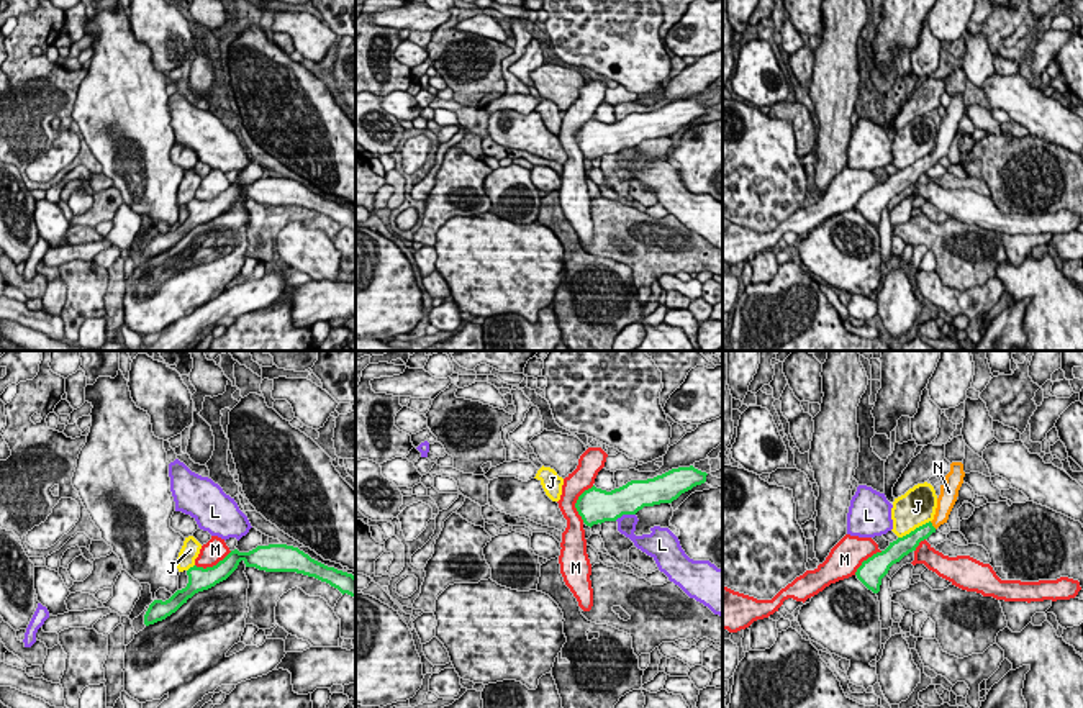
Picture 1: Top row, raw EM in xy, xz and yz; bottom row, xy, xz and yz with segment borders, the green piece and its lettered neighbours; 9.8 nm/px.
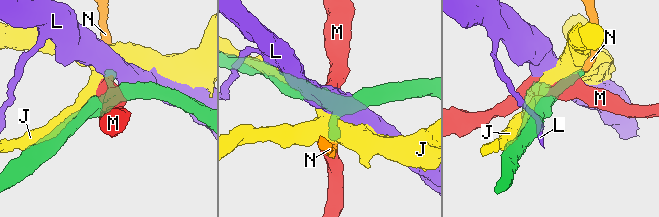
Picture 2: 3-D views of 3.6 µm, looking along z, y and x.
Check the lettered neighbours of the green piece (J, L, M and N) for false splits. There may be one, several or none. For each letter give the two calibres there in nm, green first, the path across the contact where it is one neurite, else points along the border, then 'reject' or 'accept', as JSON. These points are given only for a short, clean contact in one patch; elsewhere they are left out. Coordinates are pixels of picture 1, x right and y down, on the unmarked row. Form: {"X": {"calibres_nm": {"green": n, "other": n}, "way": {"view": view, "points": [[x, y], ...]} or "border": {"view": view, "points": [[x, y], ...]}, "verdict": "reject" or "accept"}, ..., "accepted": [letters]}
{"J": {"calibres_nm": {"green": 190, "other": 360}, "verdict": "reject"}, "L": {"calibres_nm": {"green": 300, "other": 190}, "border": {"view": "xz", "points": [[634, 146], [625, 146], [615, 153]]}, "verdict": "reject"}, "M": {"calibres_nm": {"green": 340, "other": 240}, "verdict": "reject"}, "N": {"calibres_nm": {"green": 160, "other": 160}, "way": {"view": "yz", "points": [[911, 174], [931, 158], [941, 148], [944, 136]]}, "verdict": "accept"}, "accepted": ["N"]}

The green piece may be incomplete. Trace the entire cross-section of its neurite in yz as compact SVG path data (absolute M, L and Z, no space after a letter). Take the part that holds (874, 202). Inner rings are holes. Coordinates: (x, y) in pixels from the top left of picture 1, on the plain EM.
M952 95L950 105L945 108L945 116L940 118L940 128L937 131L937 141L934 152L916 161L909 167L898 170L890 179L868 190L857 202L857 211L873 226L880 225L881 211L888 206L890 200L899 195L904 188L916 184L921 174L927 172L936 162L947 156L949 148L957 134L958 123L963 116L963 97Z

